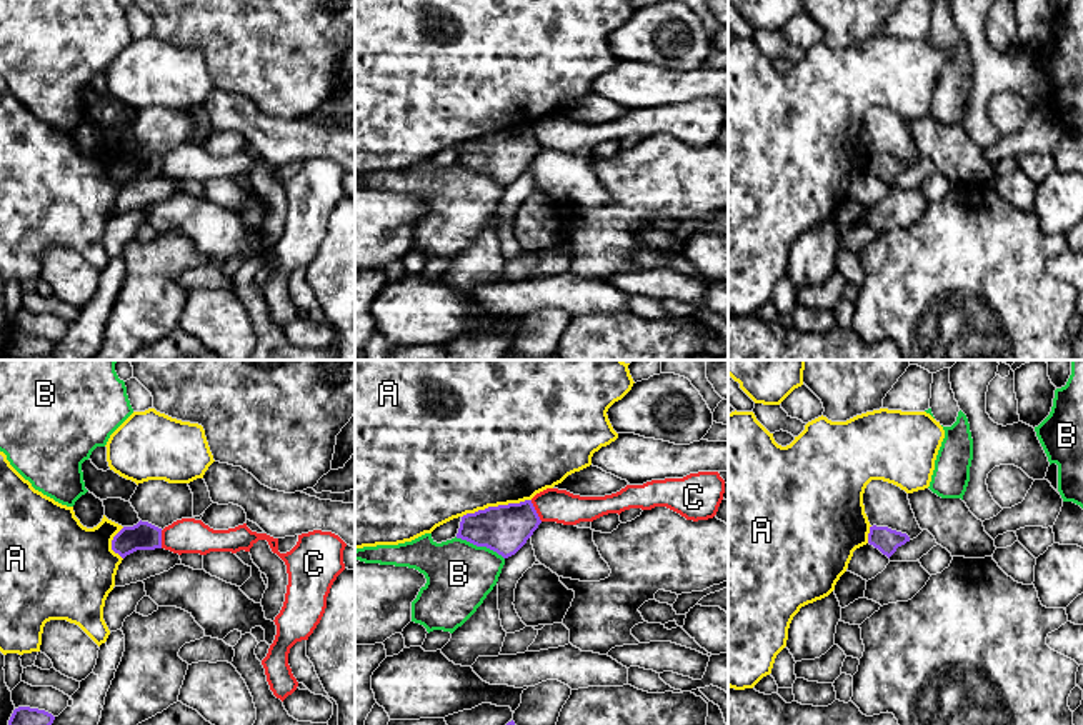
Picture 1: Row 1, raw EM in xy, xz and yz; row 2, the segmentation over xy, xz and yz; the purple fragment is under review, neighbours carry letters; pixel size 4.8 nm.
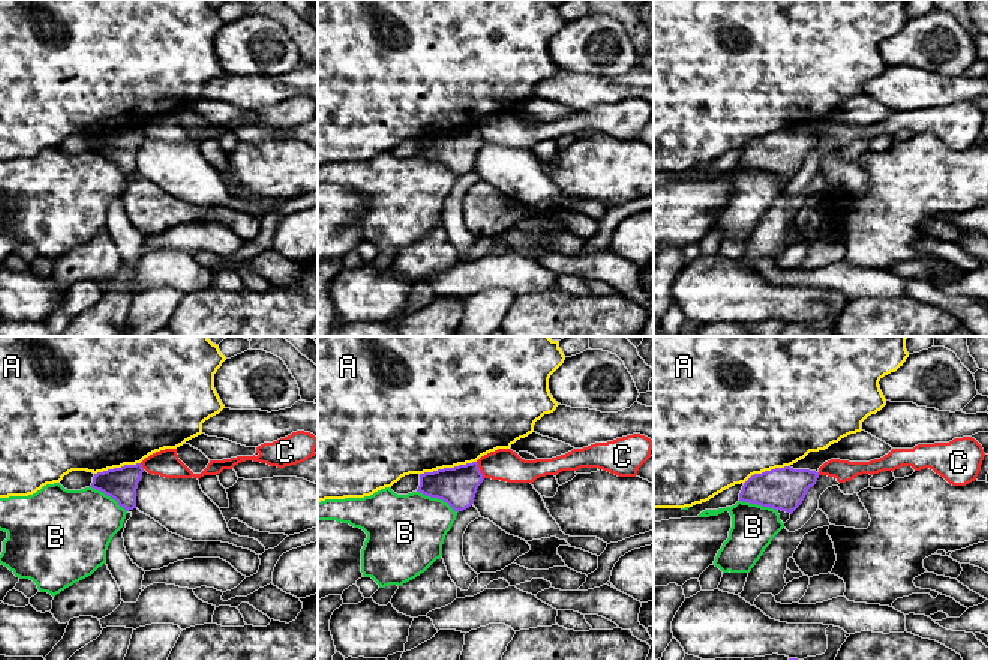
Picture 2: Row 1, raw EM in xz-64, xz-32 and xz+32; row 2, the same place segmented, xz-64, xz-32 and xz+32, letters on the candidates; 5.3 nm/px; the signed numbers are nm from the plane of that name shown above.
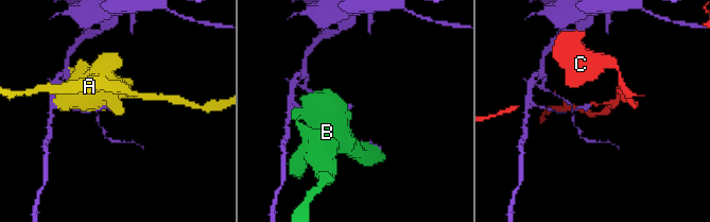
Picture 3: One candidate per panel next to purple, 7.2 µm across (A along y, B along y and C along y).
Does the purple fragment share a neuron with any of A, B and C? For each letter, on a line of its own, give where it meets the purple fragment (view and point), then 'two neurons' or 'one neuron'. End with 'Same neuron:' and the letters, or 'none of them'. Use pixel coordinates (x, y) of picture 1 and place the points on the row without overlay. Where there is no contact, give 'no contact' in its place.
A: xz (495, 134) | two neurons
B: xz (480, 172) | two neurons
C: xz (535, 137) | two neurons
Same neuron: none of them

